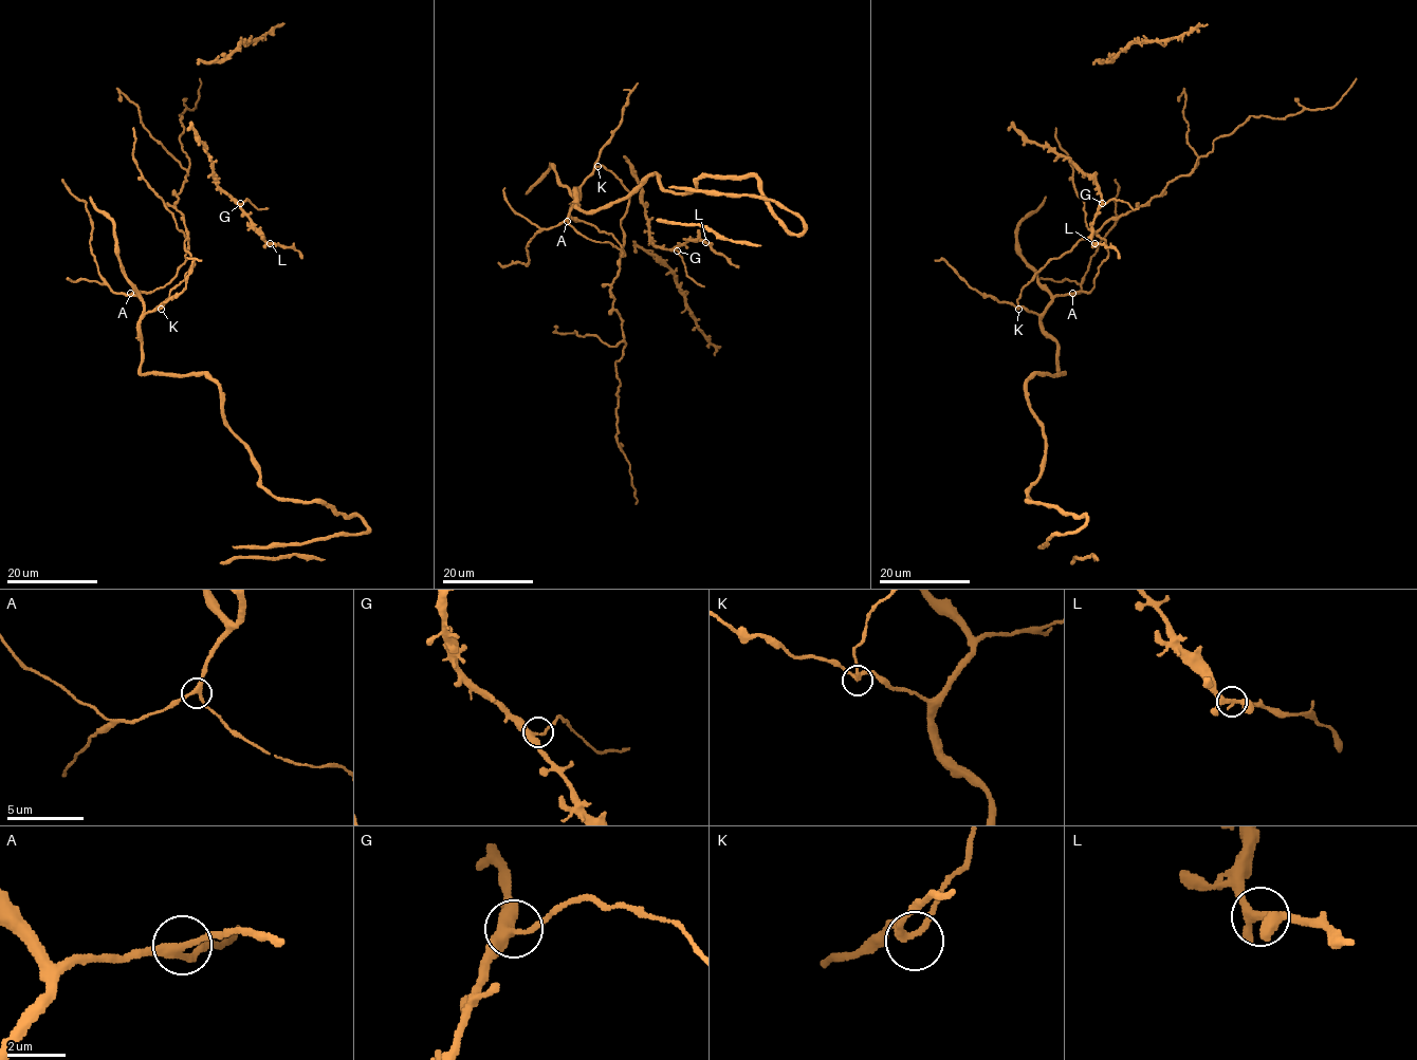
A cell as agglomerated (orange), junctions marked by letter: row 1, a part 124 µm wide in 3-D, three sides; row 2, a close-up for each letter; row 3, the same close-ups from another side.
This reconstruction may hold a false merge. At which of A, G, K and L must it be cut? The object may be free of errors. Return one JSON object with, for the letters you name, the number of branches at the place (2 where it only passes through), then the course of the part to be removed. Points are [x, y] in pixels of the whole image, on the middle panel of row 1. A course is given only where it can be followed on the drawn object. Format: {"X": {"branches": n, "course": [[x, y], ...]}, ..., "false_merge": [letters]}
{"G": {"branches": 3, "course": [[676, 250], [686, 274], [703, 286]]}, "false_merge": ["G"]}

